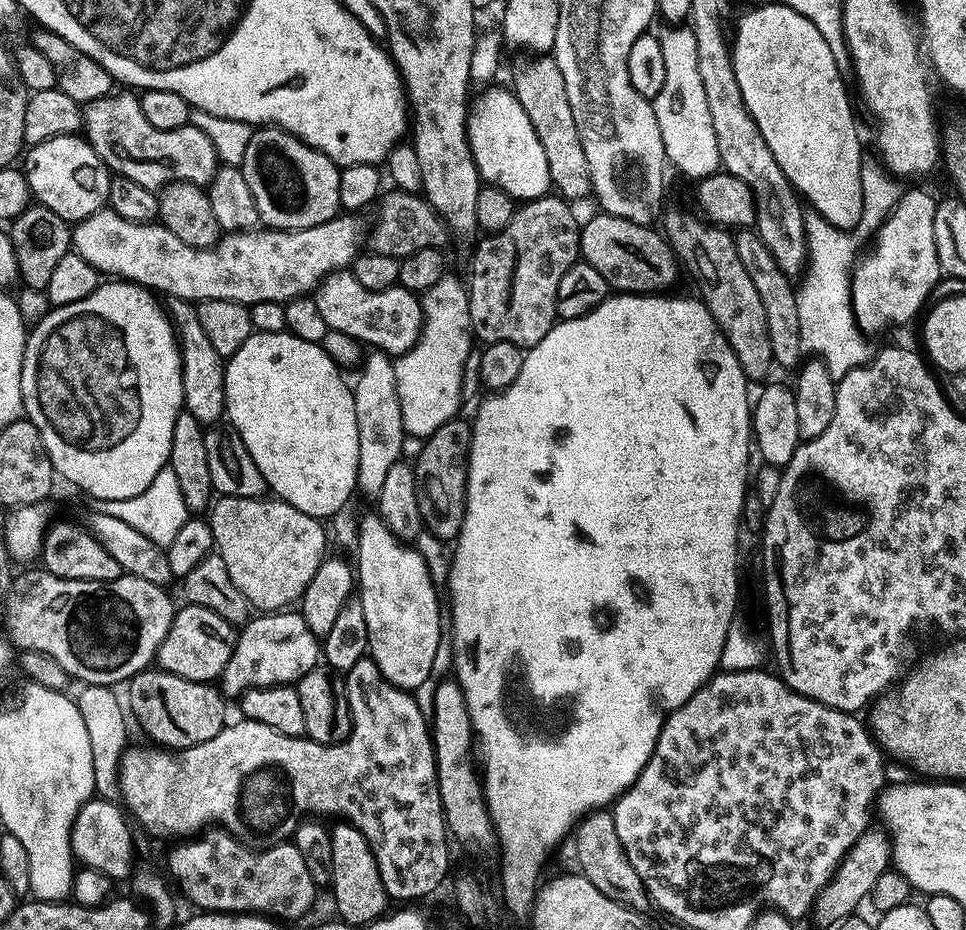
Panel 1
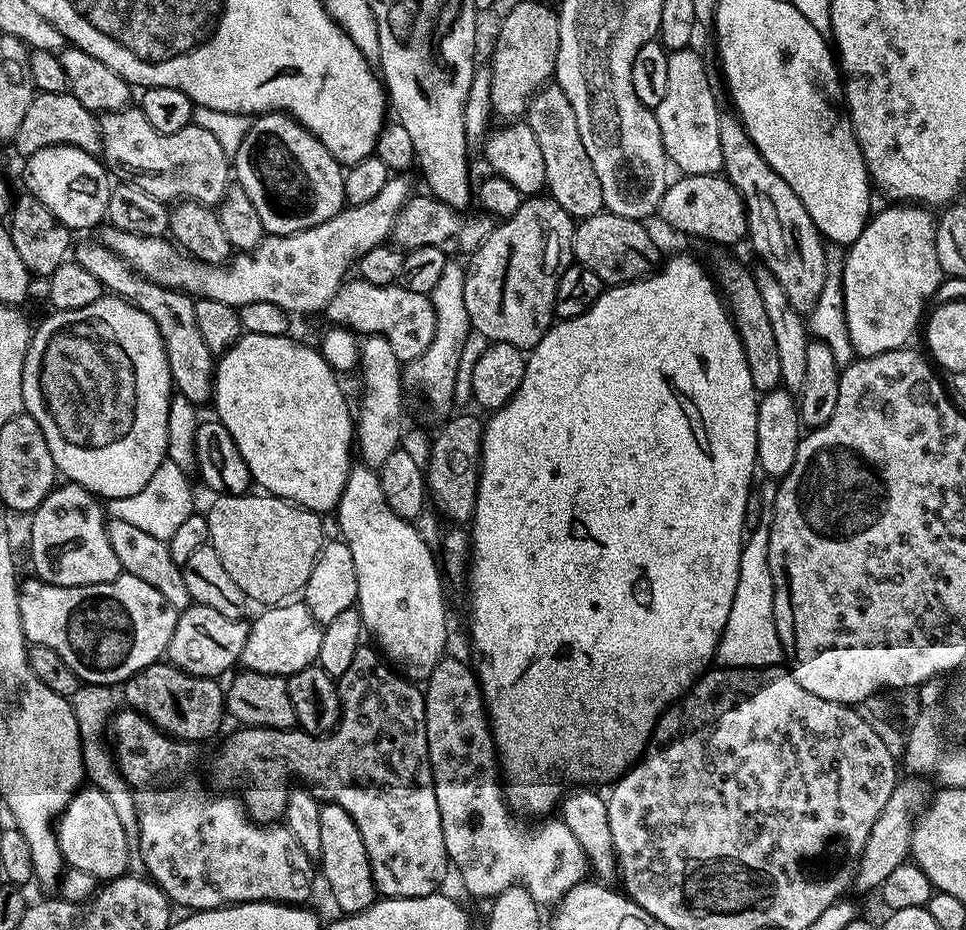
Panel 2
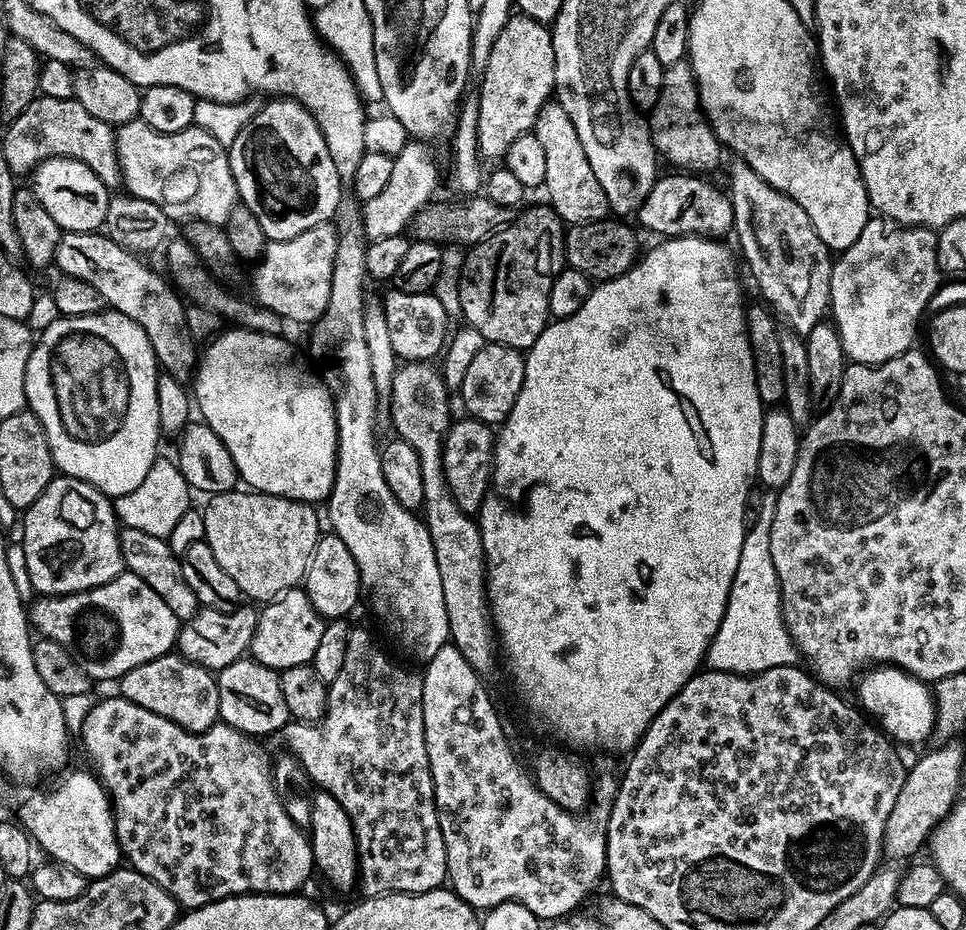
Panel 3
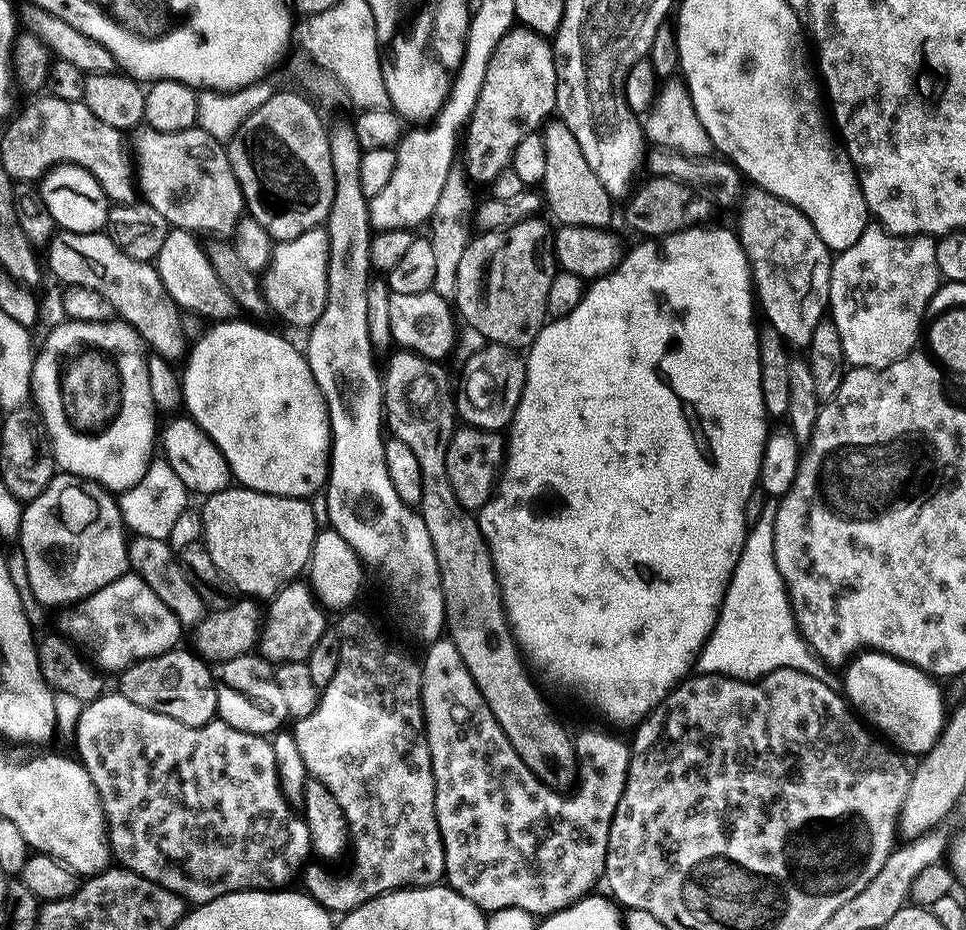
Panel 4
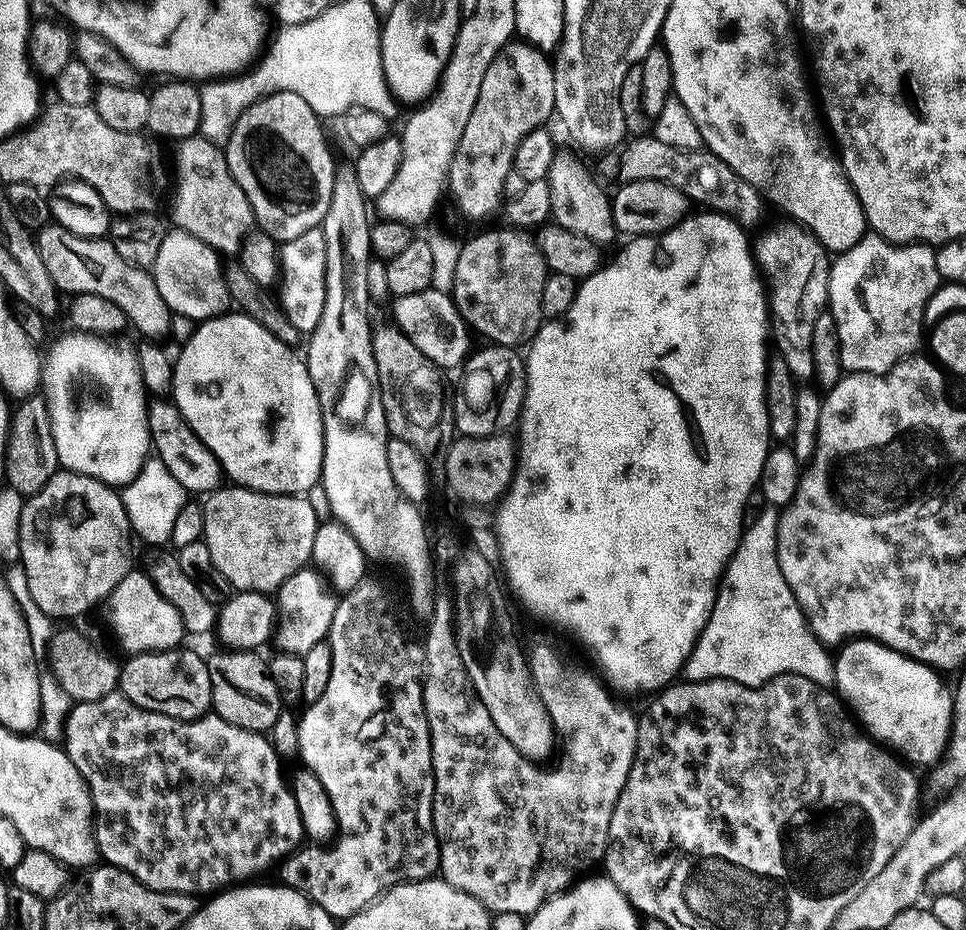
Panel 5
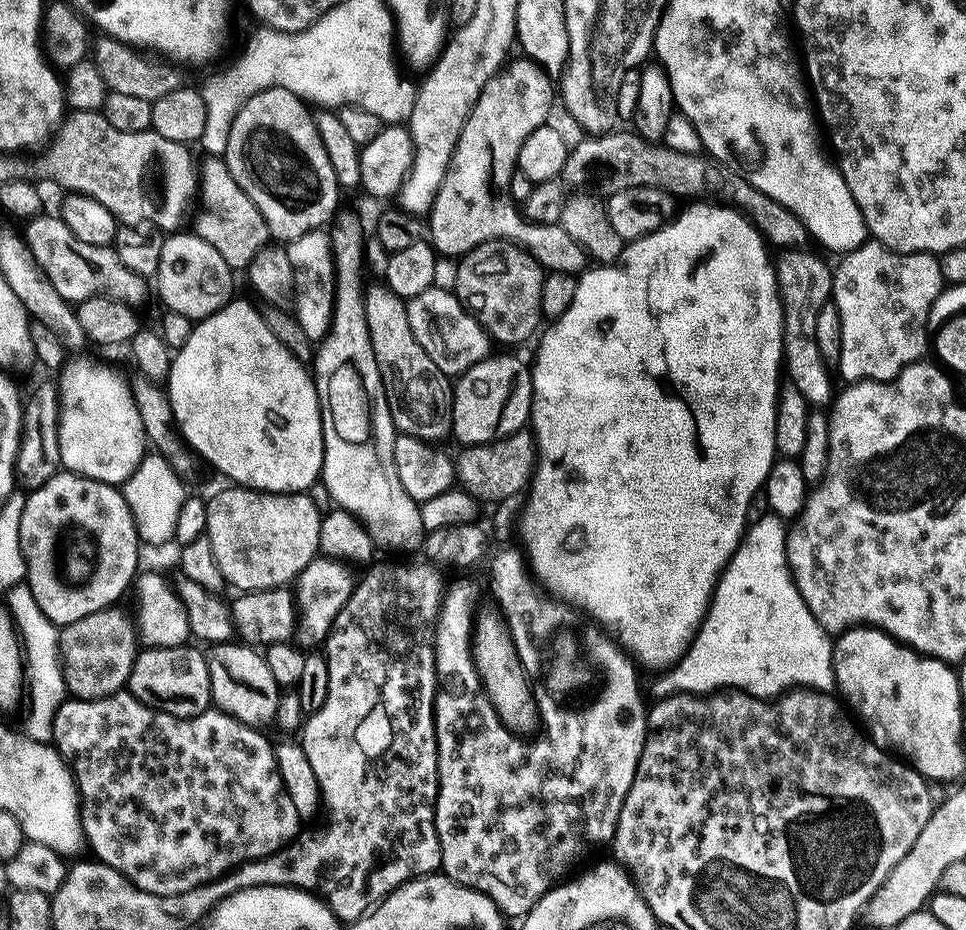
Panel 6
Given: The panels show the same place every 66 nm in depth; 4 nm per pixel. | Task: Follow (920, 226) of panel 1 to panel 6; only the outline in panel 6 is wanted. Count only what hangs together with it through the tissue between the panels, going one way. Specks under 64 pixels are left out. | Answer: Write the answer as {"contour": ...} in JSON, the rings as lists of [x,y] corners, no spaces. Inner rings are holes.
{"contour":[[[865,242],[862,247],[856,248],[843,257],[844,260],[840,265],[835,265],[834,275],[832,278],[832,295],[831,303],[835,304],[840,321],[842,322],[842,346],[840,347],[840,376],[844,382],[855,382],[857,380],[893,380],[902,369],[911,364],[923,361],[925,359],[924,351],[930,348],[930,331],[927,326],[927,318],[930,316],[931,304],[938,298],[940,292],[946,287],[946,281],[940,261],[931,252],[891,252],[886,245],[875,242]]]}

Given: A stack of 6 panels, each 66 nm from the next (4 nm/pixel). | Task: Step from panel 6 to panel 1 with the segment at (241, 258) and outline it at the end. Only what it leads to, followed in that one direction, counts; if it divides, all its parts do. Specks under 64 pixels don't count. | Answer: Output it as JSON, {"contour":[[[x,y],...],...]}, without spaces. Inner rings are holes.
{"contour":[[[113,91],[110,96],[83,105],[82,111],[82,132],[88,145],[99,154],[109,173],[131,178],[138,186],[159,190],[173,180],[207,186],[217,170],[216,151],[202,130],[189,123],[178,130],[158,130],[158,126],[150,126],[135,91]]]}

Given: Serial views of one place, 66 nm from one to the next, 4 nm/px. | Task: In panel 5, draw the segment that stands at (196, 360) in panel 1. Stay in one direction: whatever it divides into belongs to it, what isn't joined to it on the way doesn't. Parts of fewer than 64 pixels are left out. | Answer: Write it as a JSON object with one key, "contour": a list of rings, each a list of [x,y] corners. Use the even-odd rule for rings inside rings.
{"contour":[[[52,222],[39,229],[35,242],[42,262],[46,262],[50,278],[61,293],[98,294],[102,298],[110,298],[110,302],[114,302],[114,306],[126,314],[129,325],[133,329],[136,327],[144,338],[169,335],[168,326],[174,313],[162,300],[151,271],[126,262],[122,254],[114,250],[111,239],[91,240]]]}

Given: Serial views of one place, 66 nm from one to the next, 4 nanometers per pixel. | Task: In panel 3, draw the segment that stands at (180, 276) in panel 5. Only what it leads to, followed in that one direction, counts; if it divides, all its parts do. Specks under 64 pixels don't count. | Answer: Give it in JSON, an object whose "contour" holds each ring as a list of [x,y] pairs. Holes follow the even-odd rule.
{"contour":[[[183,238],[171,239],[164,248],[166,250],[166,264],[169,279],[180,294],[193,305],[204,307],[227,321],[232,320],[235,327],[240,327],[249,332],[264,333],[267,336],[280,336],[286,327],[284,318],[268,307],[262,307],[253,301],[246,302],[226,292],[225,288],[208,270],[199,265],[196,251]]]}

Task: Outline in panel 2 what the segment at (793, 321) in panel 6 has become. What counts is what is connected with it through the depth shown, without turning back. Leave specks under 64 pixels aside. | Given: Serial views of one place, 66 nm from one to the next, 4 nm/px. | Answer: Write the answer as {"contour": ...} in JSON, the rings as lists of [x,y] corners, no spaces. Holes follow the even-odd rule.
{"contour":[[[728,114],[721,119],[720,137],[722,172],[744,199],[748,215],[747,239],[752,240],[753,250],[760,255],[759,263],[781,283],[794,310],[801,314],[811,312],[828,277],[829,257],[824,256],[825,241],[810,214],[806,214],[806,206],[798,202],[798,194],[794,194],[794,190],[790,190],[774,170],[770,170],[735,115]]]}

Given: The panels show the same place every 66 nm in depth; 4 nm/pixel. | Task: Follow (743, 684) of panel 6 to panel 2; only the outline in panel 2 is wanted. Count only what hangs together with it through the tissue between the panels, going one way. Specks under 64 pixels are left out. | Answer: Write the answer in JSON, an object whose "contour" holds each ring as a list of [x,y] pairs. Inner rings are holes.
{"contour":[[[760,524],[749,531],[738,562],[738,586],[734,590],[734,606],[726,618],[715,659],[725,668],[771,668],[785,659],[786,653],[778,638],[774,618],[774,578],[770,574],[768,525]]]}

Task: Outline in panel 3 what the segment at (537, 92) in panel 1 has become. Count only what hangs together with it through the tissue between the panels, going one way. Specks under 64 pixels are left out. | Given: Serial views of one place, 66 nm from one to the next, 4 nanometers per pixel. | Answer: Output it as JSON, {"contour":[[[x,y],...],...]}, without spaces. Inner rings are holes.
{"contour":[[[559,102],[542,106],[536,119],[534,135],[546,153],[546,178],[542,188],[548,191],[547,203],[560,215],[565,225],[593,224],[605,219],[610,212],[606,190],[602,190],[590,166],[590,158],[586,158],[586,150],[582,150],[582,142],[578,142],[578,130],[574,130],[570,114],[562,110]]]}

